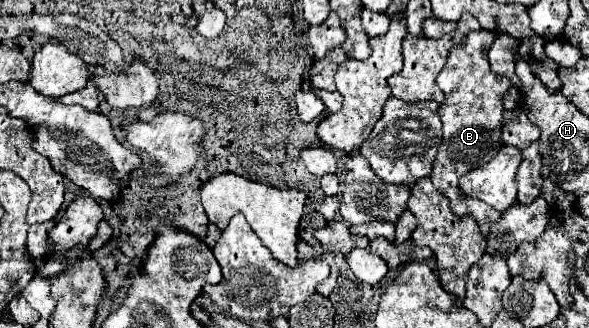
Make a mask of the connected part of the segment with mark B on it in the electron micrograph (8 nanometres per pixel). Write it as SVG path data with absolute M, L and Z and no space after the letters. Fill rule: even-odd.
M486 30L470 32L462 46L458 44L452 48L452 52L446 60L446 66L436 76L436 84L446 94L446 100L440 106L444 138L438 148L438 156L434 160L434 168L430 174L432 184L444 196L450 198L452 212L458 216L472 214L480 224L482 236L486 236L490 230L490 224L498 220L494 210L481 200L474 199L471 202L472 206L456 206L456 202L460 198L464 198L458 188L460 176L464 176L466 172L476 170L480 166L486 166L502 148L502 112L504 112L502 96L506 94L506 90L512 84L508 84L508 78L500 78L500 76L492 74L492 70L490 70L486 54L488 54L488 48L492 46L494 38L496 38L496 34L486 32Z

